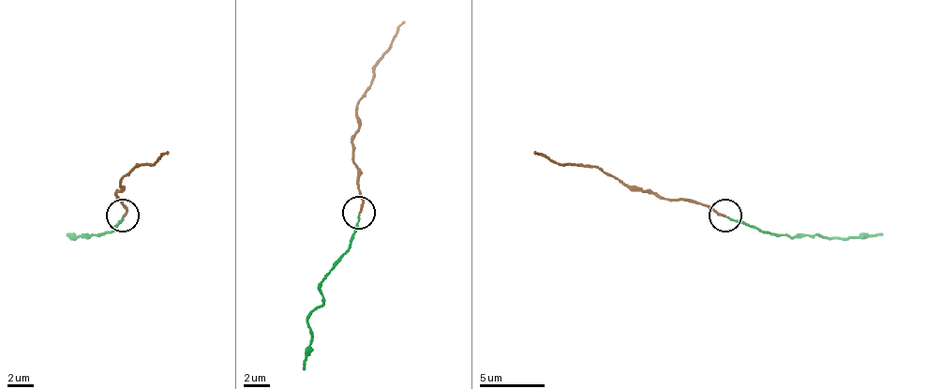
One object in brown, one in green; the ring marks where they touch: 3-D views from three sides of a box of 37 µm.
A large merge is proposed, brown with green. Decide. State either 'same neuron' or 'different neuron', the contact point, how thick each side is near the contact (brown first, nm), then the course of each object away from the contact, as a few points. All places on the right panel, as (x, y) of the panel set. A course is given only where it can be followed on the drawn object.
same neuron; place (725, 215); calibres 160 and 120 nm; course brown (725, 215), (692, 201), (659, 198), (613, 178), (597, 165), (560, 165), (534, 152); course green (727, 217), (793, 237), (816, 234), (829, 237), (865, 237), (882, 234)

